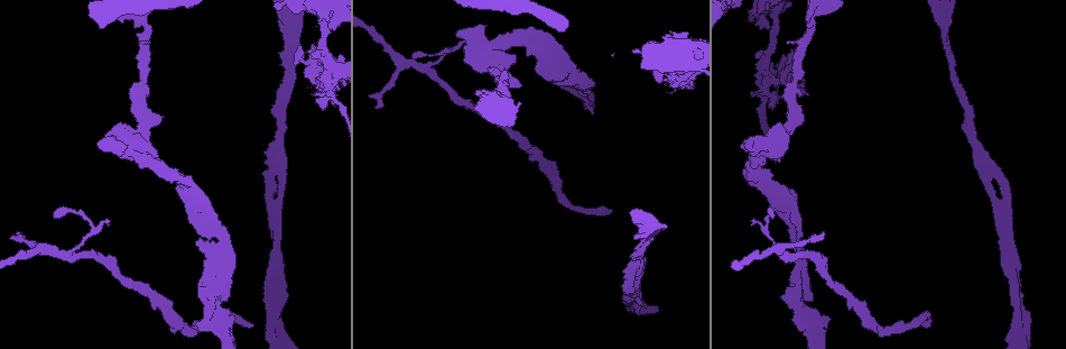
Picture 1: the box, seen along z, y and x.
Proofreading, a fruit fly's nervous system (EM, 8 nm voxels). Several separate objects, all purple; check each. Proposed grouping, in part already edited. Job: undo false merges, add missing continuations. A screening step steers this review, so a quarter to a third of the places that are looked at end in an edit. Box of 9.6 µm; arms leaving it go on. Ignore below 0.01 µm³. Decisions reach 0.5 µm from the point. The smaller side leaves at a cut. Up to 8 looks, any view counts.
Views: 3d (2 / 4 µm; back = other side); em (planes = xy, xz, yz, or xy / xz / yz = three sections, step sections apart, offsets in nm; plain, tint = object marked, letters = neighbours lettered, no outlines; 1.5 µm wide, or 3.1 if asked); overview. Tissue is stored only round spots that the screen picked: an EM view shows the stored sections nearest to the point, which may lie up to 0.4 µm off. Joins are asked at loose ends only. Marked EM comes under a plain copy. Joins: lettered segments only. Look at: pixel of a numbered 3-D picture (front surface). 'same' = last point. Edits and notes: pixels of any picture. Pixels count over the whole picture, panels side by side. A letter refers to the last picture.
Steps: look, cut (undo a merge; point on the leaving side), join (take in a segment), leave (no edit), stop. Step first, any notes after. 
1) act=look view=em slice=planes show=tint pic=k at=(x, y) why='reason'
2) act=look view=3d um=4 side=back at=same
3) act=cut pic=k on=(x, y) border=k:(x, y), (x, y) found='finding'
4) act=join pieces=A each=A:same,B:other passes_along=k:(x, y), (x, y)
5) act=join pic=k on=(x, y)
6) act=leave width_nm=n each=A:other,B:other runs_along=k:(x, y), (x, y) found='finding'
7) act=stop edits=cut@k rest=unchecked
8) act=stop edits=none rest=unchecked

act=look view=3d um=2 pic=1 at=(927, 326) why='end of a long branch'

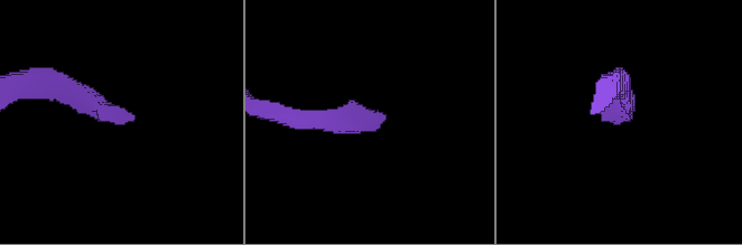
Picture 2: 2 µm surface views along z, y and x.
act=look view=em slice=xz step=8 show=tint pic=2 at=(130, 117)

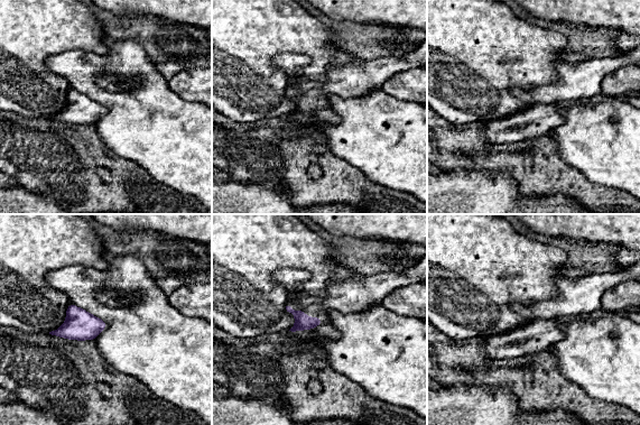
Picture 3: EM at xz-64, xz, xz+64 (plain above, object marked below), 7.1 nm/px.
act=look view=em slice=planes show=letters at=same

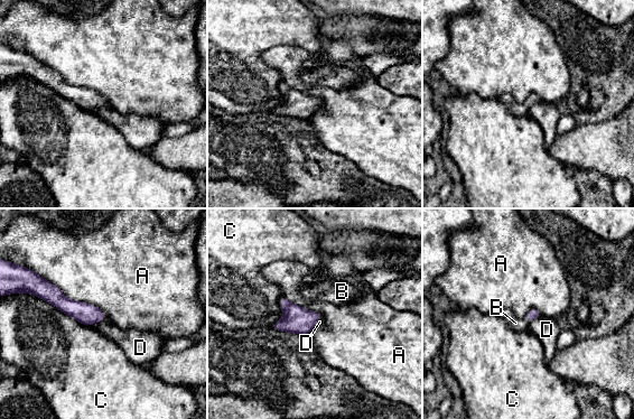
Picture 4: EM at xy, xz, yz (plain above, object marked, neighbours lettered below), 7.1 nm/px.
act=join pic=4 on=(515, 323) each=A:other,B:same,C:other,D:other passes_along=4:(532, 314), (527, 319), (515, 323) found='the neuron continues'

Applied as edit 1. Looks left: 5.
act=look view=overview why='see it whole again'

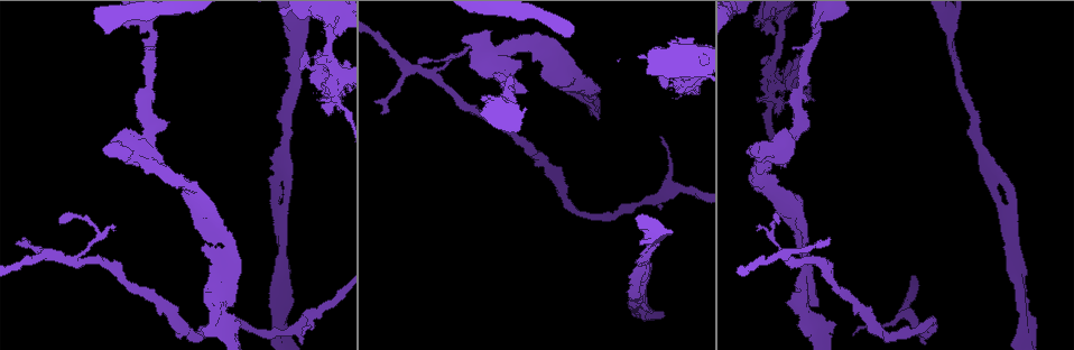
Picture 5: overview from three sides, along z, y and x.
act=look view=em slice=planes show=letters pic=5 at=(382, 112) why='an open end'

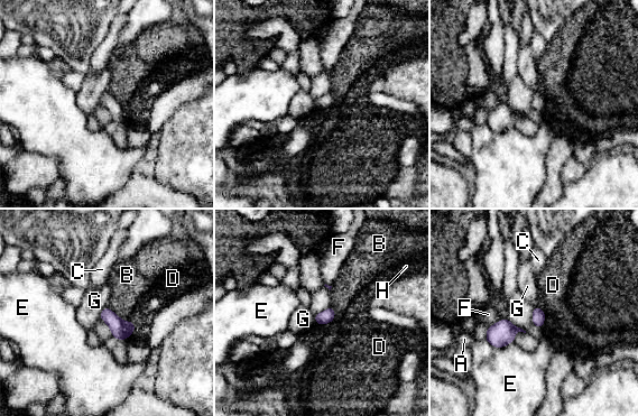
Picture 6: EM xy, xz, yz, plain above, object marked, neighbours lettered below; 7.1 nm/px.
act=leave each=A:other,B:other,C:other,D:other,E:other,F:other,G:other,H:other border=6:(108, 306), (122, 320), (135, 325) found='none of them fits'

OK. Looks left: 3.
act=look view=3d um=2 pic=5 at=(677, 91) why='free end'

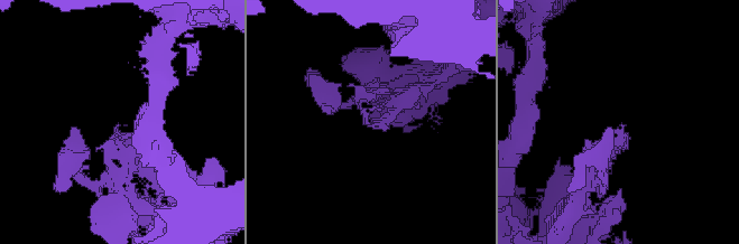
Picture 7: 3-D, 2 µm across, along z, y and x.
act=look view=em slice=planes show=tint pic=7 at=(367, 118) why='now the EM'

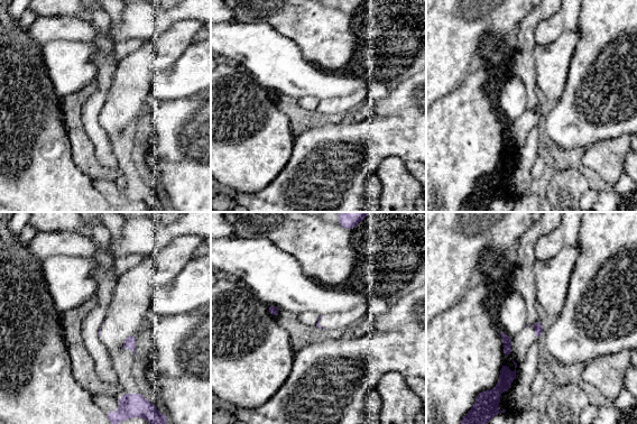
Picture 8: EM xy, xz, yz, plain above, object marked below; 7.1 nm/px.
act=look view=em slice=planes show=letters at=same why='see the neighbours'

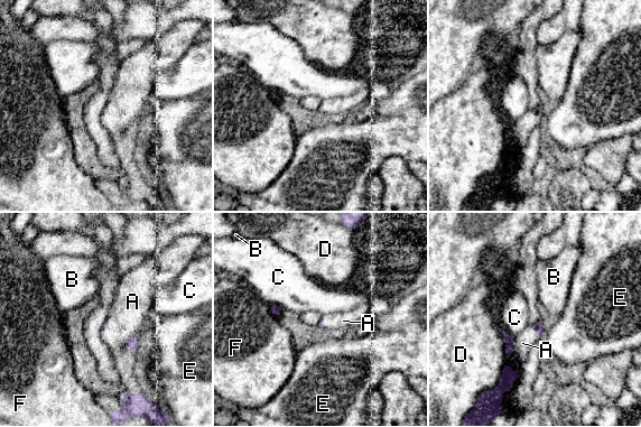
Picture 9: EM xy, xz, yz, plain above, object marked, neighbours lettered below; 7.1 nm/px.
act=leave each=A:other,B:other,C:other,D:other,E:other,F:other border=9:(138, 335), (130, 335), (122, 347) found='none of them fits'

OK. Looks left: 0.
act=stop edits=join@4 rest=unchecked

